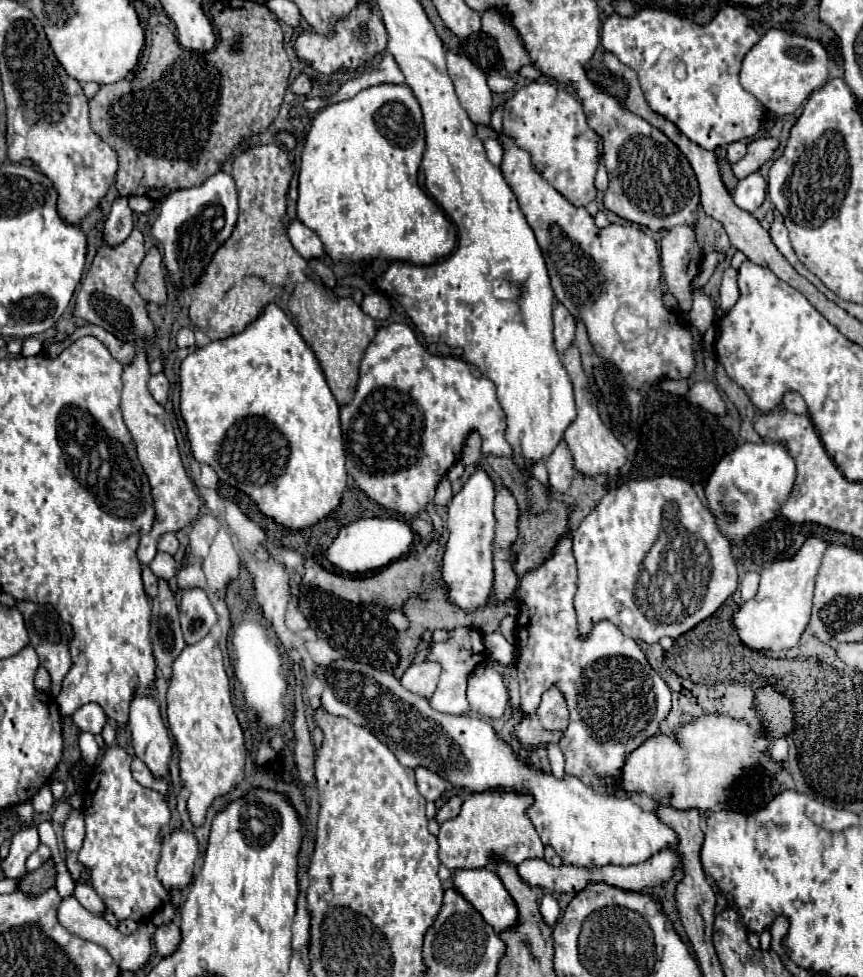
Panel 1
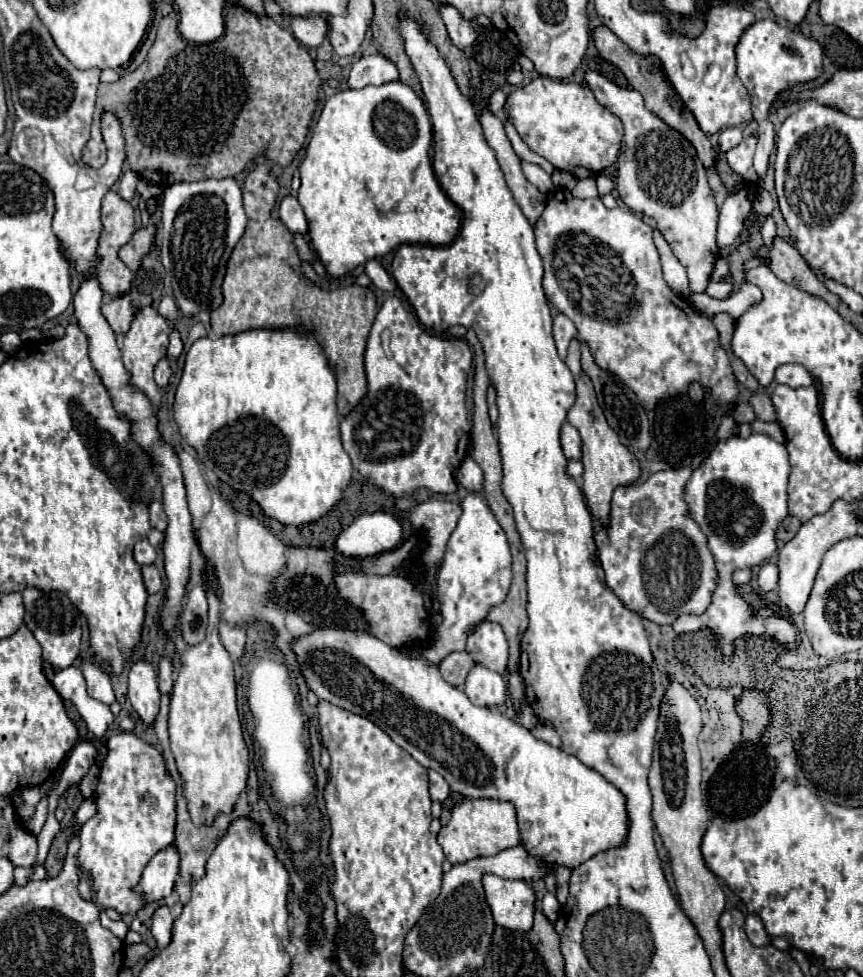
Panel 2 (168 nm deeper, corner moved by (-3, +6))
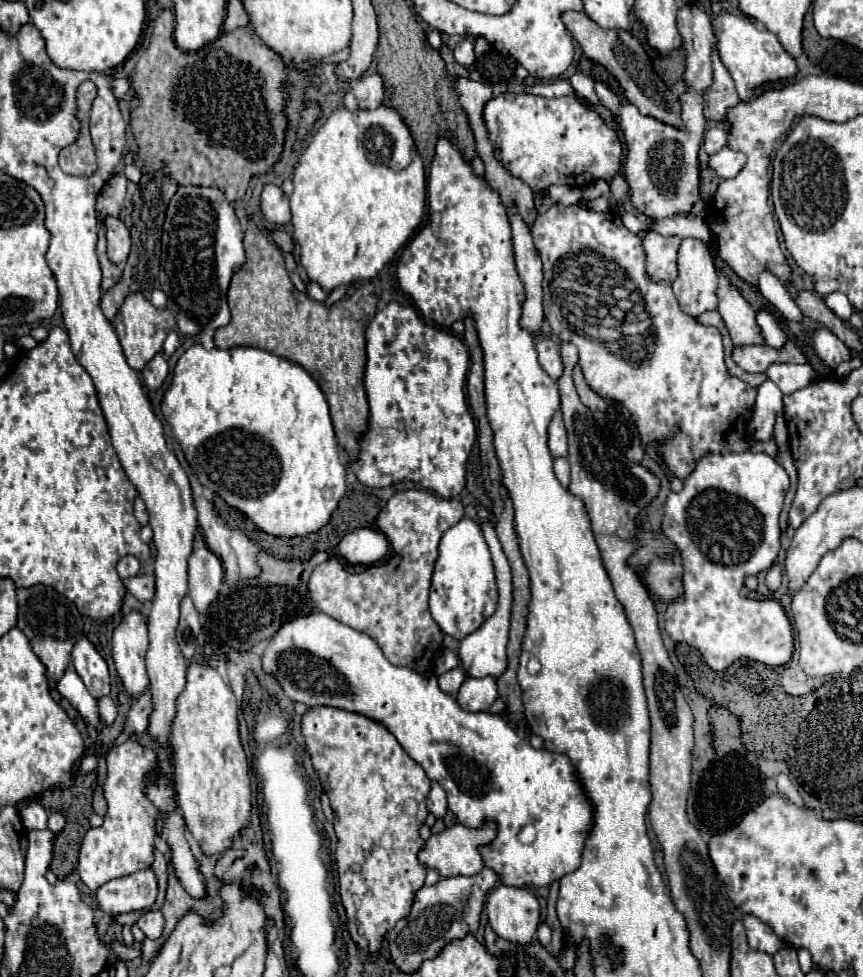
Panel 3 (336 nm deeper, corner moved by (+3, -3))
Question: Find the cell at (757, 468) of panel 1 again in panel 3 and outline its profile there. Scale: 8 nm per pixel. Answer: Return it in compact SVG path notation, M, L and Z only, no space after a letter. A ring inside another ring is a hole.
M755 452L743 454L707 454L697 462L695 472L685 480L681 492L671 492L665 502L661 522L663 536L675 546L681 556L683 596L679 594L665 610L665 630L675 642L687 642L701 652L701 658L711 670L725 670L735 660L747 658L769 666L781 666L793 654L793 630L783 608L751 608L753 600L741 598L739 590L745 578L769 570L779 554L779 514L789 488L789 476L783 466Z

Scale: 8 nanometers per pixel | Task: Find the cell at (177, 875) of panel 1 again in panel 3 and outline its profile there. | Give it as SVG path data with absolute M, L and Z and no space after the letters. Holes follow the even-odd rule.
M151 868L135 872L131 876L109 880L95 892L99 910L111 916L133 910L145 910L155 902L155 898L157 880Z

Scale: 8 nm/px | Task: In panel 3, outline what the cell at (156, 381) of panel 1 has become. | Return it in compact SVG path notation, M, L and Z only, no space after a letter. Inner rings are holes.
M157 354L153 360L149 360L147 366L141 370L143 382L149 390L157 390L163 384L163 380L167 378L167 374L169 374L169 368L161 354Z

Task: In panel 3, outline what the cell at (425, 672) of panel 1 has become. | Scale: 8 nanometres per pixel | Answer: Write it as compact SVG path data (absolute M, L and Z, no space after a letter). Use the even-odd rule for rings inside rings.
M463 518L443 532L439 542L439 556L429 590L431 616L445 634L463 640L495 612L497 598L497 578L487 542L481 528L471 518Z

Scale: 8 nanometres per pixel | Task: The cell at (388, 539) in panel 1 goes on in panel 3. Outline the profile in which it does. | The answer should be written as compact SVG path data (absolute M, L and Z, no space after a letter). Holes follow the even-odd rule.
M359 528L339 542L339 554L349 564L363 564L369 566L381 560L389 550L387 538L375 528Z

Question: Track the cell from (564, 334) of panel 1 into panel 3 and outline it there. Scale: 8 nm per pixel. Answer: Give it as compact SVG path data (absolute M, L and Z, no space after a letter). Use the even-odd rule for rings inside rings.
M541 338L537 342L537 354L539 354L539 364L541 368L553 378L559 380L563 374L563 364L561 364L561 354L559 354L559 346L549 340L549 338Z

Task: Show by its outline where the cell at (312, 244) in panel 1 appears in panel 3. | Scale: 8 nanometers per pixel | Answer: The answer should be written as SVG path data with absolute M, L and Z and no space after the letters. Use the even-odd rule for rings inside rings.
M265 184L261 192L261 212L263 216L275 224L283 226L291 220L291 208L289 208L289 198L283 194L283 190L275 184Z

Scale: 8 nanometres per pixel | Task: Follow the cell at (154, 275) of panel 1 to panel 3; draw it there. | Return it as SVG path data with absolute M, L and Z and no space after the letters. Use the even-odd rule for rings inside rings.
M107 216L103 224L105 224L105 236L107 236L107 256L113 264L123 266L131 248L129 230L117 216Z

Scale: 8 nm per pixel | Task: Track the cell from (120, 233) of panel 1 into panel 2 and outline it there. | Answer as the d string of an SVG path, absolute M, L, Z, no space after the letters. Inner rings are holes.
M127 171L127 173L121 177L121 181L119 181L119 189L117 189L117 193L121 195L121 199L125 199L125 201L133 201L137 181L139 181L139 177L135 177L135 173L131 173L131 171Z

